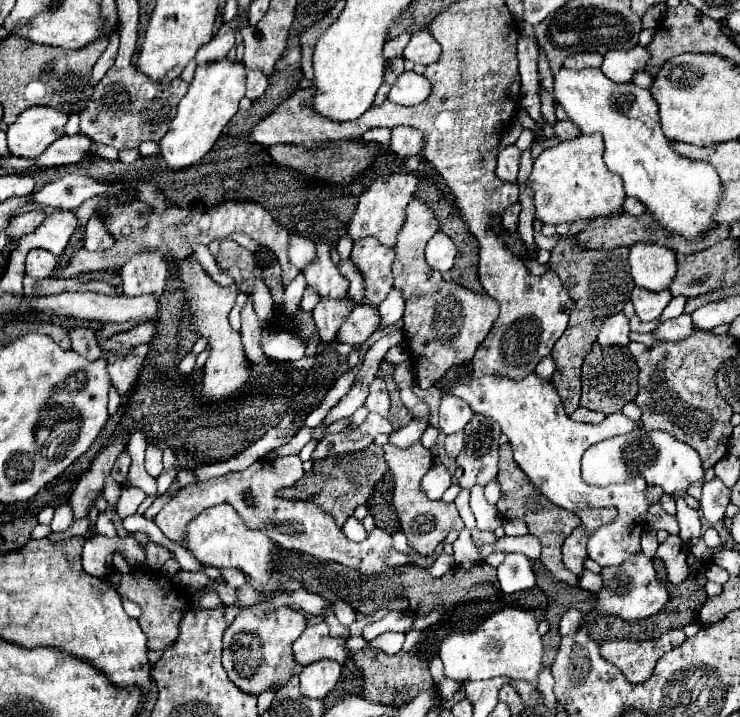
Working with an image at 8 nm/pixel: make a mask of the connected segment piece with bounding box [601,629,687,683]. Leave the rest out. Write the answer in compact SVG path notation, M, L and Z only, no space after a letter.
M671 629L667 635L661 635L659 639L651 639L645 643L635 641L607 641L601 645L601 655L613 663L631 683L643 683L651 677L657 661L663 653L671 651L673 647L679 647L685 641L683 629Z

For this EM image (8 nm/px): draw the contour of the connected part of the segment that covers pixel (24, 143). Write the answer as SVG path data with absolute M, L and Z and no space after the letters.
M31 107L7 129L9 151L15 157L39 157L55 139L63 137L69 115L51 107Z

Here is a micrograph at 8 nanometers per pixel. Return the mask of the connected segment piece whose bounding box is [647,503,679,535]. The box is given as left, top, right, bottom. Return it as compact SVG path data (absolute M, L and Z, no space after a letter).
M659 503L651 505L649 515L647 515L647 521L649 521L649 525L651 525L653 529L665 529L669 535L679 535L679 525L677 525L677 521L675 521L669 513L665 513Z

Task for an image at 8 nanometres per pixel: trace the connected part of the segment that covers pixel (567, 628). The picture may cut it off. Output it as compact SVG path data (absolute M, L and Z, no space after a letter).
M571 609L567 611L563 617L561 617L561 623L559 623L559 633L561 635L573 635L579 631L579 627L583 625L583 611L577 611L577 609Z

